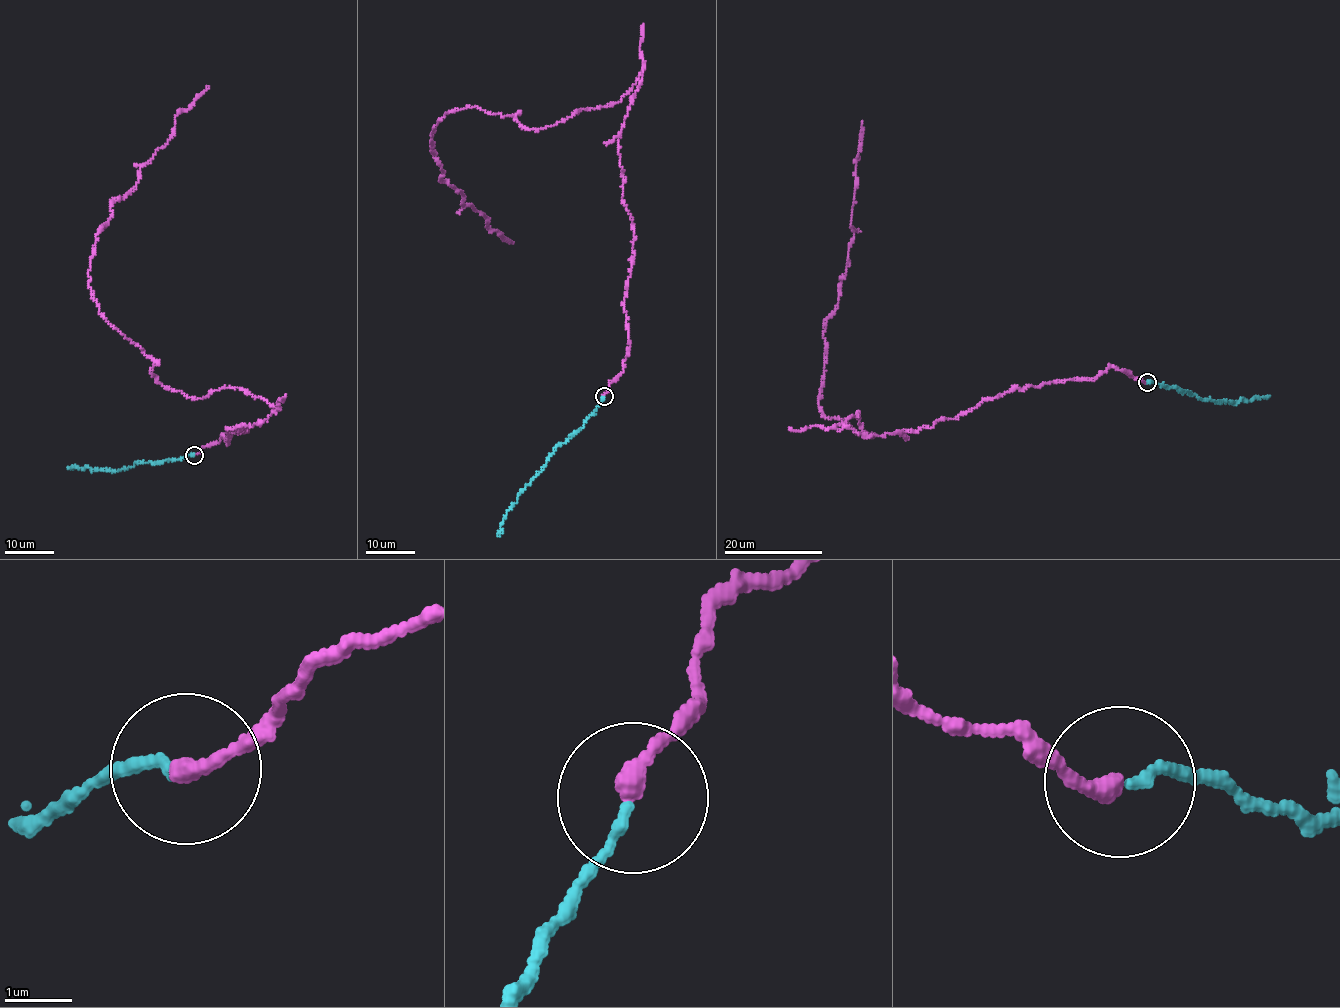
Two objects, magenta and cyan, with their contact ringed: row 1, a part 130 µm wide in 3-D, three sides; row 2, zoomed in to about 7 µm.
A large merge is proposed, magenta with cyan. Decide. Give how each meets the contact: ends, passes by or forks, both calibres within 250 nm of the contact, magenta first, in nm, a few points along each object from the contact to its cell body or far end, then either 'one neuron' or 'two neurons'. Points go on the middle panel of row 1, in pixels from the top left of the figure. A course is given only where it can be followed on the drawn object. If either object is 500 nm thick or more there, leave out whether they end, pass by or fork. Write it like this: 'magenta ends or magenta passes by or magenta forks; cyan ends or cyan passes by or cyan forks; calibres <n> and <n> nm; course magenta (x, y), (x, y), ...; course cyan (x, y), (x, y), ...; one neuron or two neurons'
magenta ends; cyan ends; calibres 280 and 130 nm; course magenta (603, 396), (628, 352), (619, 133), (643, 69), (546, 127), (468, 106), (433, 127), (441, 178), (513, 244); course cyan (603, 396), (584, 425), (555, 447), (547, 465), (521, 492), (502, 520), (498, 536); one neuron

